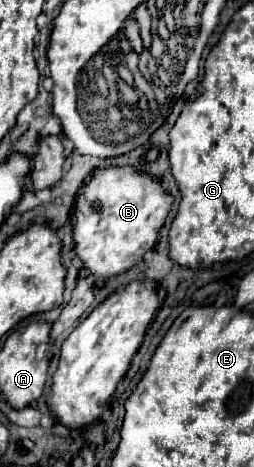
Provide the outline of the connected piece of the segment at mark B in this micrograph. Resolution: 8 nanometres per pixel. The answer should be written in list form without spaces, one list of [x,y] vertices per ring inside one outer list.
[[[106,167],[96,169],[92,179],[80,189],[74,207],[74,251],[84,261],[84,267],[96,279],[112,277],[134,267],[146,251],[150,251],[158,241],[158,231],[162,229],[174,197],[164,187],[162,179],[148,179],[132,167]]]

